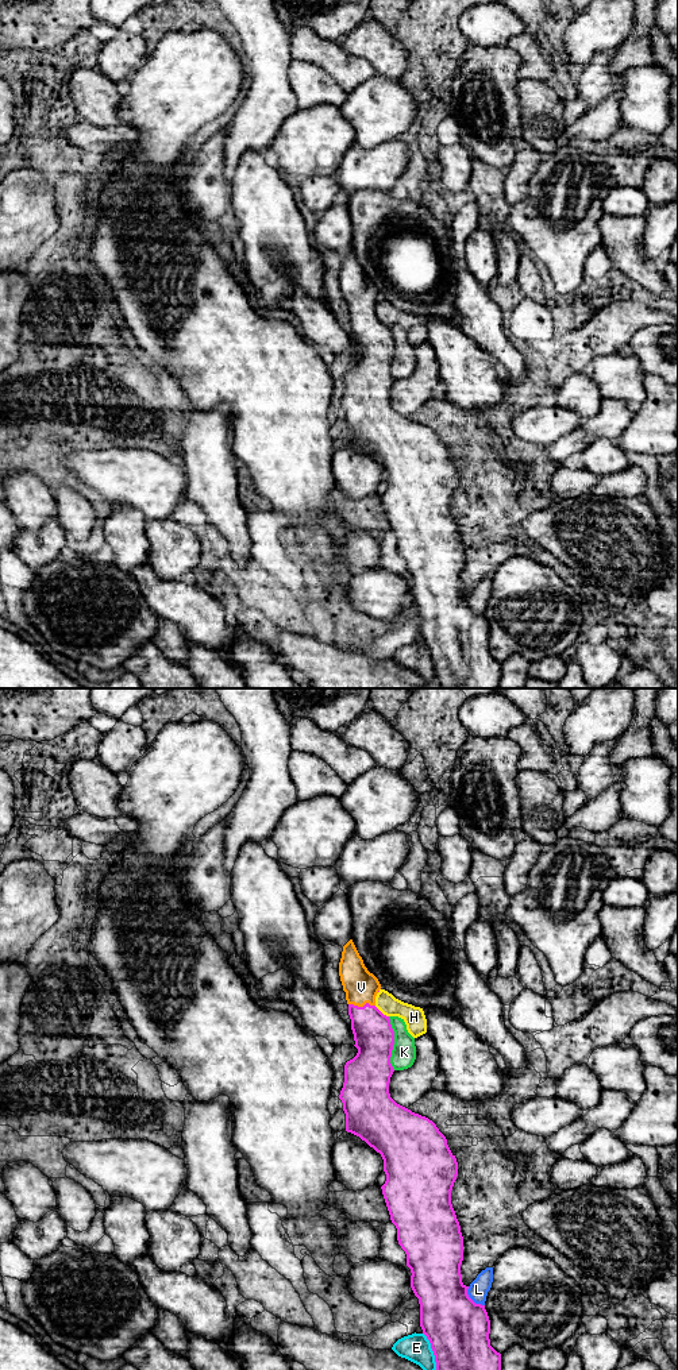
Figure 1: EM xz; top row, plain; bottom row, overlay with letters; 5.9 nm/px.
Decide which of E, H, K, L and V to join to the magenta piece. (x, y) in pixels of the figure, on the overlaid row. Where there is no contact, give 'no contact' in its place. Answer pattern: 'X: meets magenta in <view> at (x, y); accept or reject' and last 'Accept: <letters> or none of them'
E: meets magenta in xz at (432, 1350); reject
H: meets magenta in xz at (380, 1011); reject
K: meets magenta in xz at (393, 1044); reject
L: meets magenta in xz at (470, 1299); reject
V: meets magenta in xz at (363, 1006); accept
Accept: V

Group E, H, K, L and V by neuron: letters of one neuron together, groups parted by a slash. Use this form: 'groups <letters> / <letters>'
groups E / H K / L / V

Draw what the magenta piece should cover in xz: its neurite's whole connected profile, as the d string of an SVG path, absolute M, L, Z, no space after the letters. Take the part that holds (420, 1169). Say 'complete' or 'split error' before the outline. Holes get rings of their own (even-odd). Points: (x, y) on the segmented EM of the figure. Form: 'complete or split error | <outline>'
split error | M353 939L342 952L339 976L346 992L357 1056L344 1065L339 1099L346 1114L346 1131L359 1136L381 1154L386 1181L382 1195L397 1228L397 1240L407 1254L411 1288L420 1304L420 1327L431 1343L436 1370L501 1370L501 1354L490 1346L490 1320L485 1305L475 1304L462 1282L463 1236L451 1204L458 1162L446 1136L425 1116L397 1104L389 1093L394 1072L390 1057L394 1031L389 1016L375 1007L381 989L367 970Z

